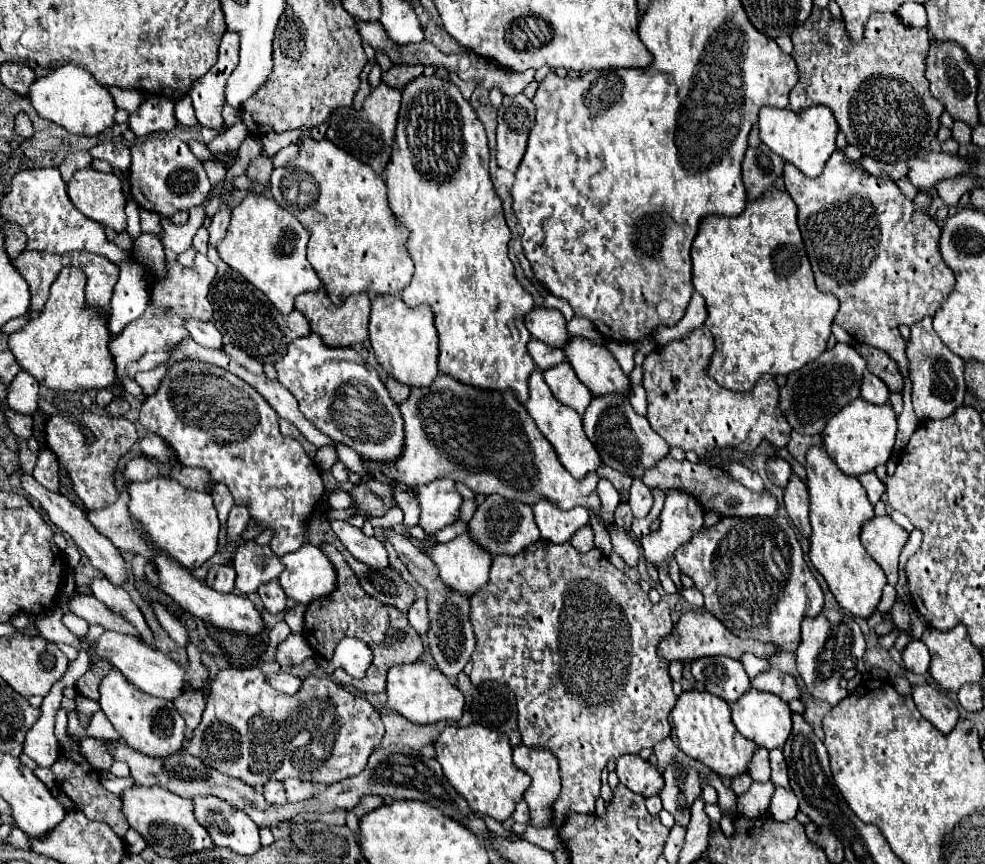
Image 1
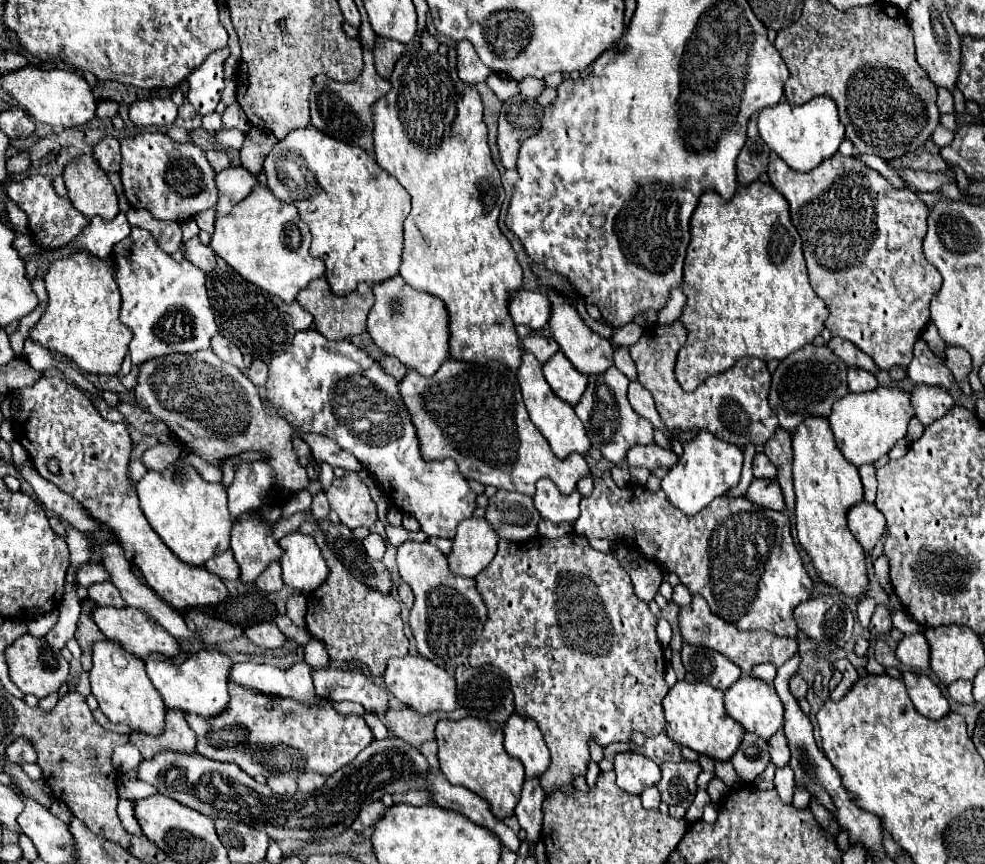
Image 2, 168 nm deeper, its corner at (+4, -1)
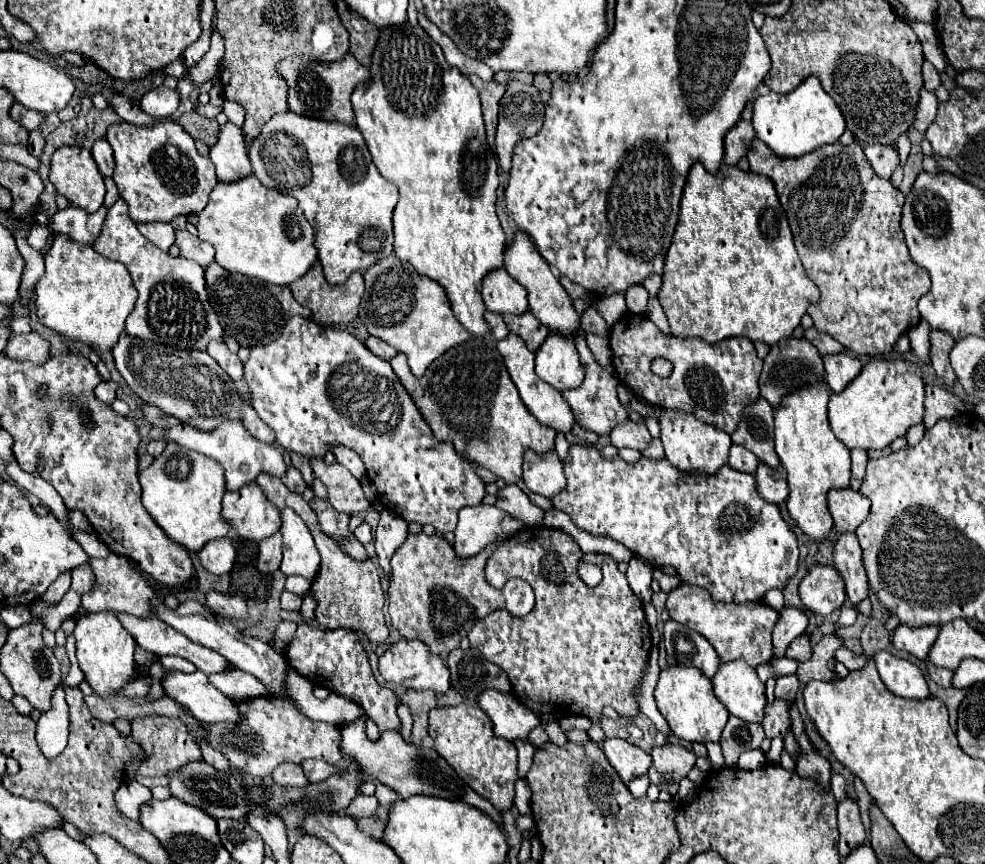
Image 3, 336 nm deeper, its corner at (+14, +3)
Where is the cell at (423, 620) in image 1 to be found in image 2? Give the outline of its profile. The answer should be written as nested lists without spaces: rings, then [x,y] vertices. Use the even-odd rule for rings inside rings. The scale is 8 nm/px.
[[[399,579],[399,583],[397,583],[397,595],[407,607],[413,607],[413,591],[407,583],[403,583],[403,579]]]

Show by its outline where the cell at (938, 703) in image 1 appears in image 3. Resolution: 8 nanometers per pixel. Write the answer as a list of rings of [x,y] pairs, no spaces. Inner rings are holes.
[[[879,651],[877,655],[873,655],[873,661],[877,665],[877,671],[879,671],[883,683],[897,697],[923,701],[931,695],[921,669],[917,665],[913,665],[911,661],[893,657],[887,651]]]

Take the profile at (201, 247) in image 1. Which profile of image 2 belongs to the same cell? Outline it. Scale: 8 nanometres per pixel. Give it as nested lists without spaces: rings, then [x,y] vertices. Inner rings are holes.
[[[193,237],[189,241],[183,243],[183,251],[185,251],[185,257],[199,269],[203,269],[205,273],[213,271],[215,265],[217,265],[217,255],[215,251],[209,247],[209,245],[203,245],[199,241],[199,237]]]

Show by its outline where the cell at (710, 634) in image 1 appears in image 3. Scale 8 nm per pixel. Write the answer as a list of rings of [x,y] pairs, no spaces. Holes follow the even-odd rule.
[[[683,583],[669,593],[667,611],[673,621],[701,633],[713,645],[713,649],[719,653],[719,659],[723,663],[743,659],[751,667],[757,667],[761,663],[769,663],[769,659],[773,655],[771,633],[773,633],[773,627],[775,627],[779,615],[775,609],[771,609],[765,603],[759,603],[759,605],[715,603],[705,593],[705,589],[697,589],[693,585]]]

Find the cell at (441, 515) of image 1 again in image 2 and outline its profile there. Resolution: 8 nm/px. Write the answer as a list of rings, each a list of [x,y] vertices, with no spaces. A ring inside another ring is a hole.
[[[313,327],[295,333],[289,351],[269,361],[269,379],[263,389],[267,403],[277,409],[279,417],[285,417],[293,425],[297,435],[327,435],[343,449],[351,451],[359,461],[363,461],[363,467],[375,477],[389,501],[399,511],[413,515],[429,537],[453,539],[457,525],[473,515],[477,495],[471,491],[463,473],[459,473],[455,461],[423,461],[419,453],[419,439],[403,399],[399,405],[399,383],[389,373],[385,373],[385,369],[373,357],[369,357],[351,341],[329,341]]]

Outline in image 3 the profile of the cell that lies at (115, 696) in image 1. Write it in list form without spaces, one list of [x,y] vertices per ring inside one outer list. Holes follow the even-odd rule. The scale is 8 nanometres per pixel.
[[[109,611],[101,613],[87,613],[77,617],[75,625],[75,639],[77,639],[77,661],[85,675],[85,681],[99,697],[119,695],[123,687],[137,679],[137,663],[135,663],[135,641],[129,633],[119,625],[117,617]]]

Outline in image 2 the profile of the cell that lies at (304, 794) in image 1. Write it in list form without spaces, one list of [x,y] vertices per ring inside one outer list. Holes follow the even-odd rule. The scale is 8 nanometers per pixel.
[[[301,773],[299,775],[299,791],[303,793],[313,793],[315,789],[321,789],[327,777],[323,777],[321,773]]]

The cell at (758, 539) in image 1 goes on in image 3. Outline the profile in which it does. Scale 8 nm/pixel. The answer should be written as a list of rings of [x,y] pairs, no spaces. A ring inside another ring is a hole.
[[[583,443],[571,445],[565,475],[567,489],[565,493],[553,497],[555,509],[567,513],[579,529],[623,543],[651,567],[675,567],[681,583],[707,589],[713,601],[737,605],[761,603],[767,591],[785,591],[787,579],[797,573],[797,539],[783,521],[779,507],[761,501],[755,489],[753,475],[729,469],[725,465],[725,469],[717,473],[717,477],[701,477],[701,481],[681,481],[681,485],[675,487],[673,481],[677,481],[677,473],[673,473],[673,467],[665,459],[639,459],[637,463],[625,463],[619,457],[603,459],[599,455],[599,449],[587,447]]]

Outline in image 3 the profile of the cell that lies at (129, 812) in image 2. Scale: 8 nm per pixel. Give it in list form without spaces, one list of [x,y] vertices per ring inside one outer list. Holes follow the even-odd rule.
[[[125,781],[117,791],[115,791],[115,803],[117,809],[131,821],[137,821],[139,817],[139,805],[151,799],[151,791],[137,781]]]

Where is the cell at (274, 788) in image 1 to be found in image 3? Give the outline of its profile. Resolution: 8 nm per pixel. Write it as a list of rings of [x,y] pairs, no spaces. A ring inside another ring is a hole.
[[[283,763],[279,765],[273,773],[273,783],[281,785],[281,787],[303,787],[307,785],[309,781],[305,779],[305,775],[301,773],[301,765],[297,763]]]

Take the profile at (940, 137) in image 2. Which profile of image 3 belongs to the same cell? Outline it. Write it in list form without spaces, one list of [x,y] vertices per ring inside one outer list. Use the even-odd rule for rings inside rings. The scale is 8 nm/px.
[[[923,89],[923,91],[921,91],[921,101],[919,101],[919,107],[917,107],[915,125],[913,125],[913,127],[915,127],[917,131],[925,133],[925,131],[931,127],[931,123],[935,121],[935,117],[937,117],[937,109],[939,109],[939,103],[937,103],[935,93]]]

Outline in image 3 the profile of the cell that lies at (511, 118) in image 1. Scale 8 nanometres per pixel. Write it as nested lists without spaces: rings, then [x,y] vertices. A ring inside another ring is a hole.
[[[511,83],[501,99],[499,105],[499,125],[497,125],[497,137],[495,137],[495,151],[497,151],[497,159],[499,165],[505,173],[509,173],[511,169],[511,157],[513,157],[513,147],[523,139],[523,137],[533,137],[541,125],[543,125],[543,115],[545,115],[545,107],[539,99],[539,91],[533,85],[525,85],[525,83]]]

